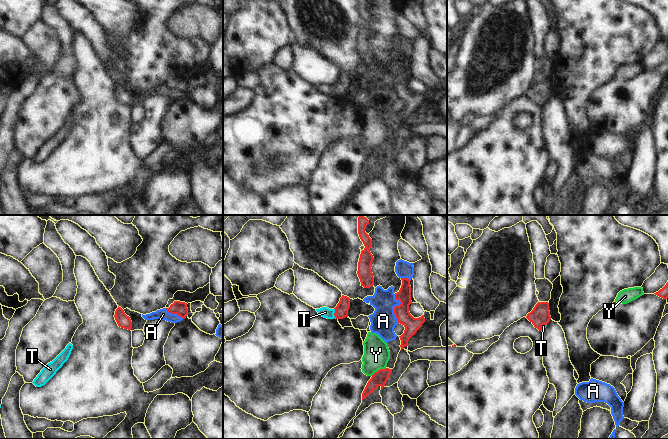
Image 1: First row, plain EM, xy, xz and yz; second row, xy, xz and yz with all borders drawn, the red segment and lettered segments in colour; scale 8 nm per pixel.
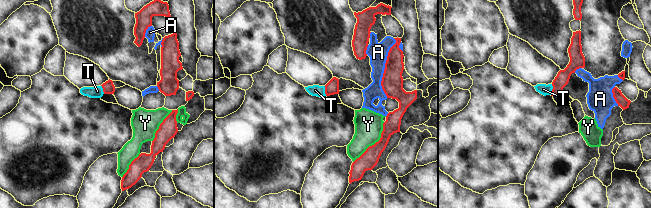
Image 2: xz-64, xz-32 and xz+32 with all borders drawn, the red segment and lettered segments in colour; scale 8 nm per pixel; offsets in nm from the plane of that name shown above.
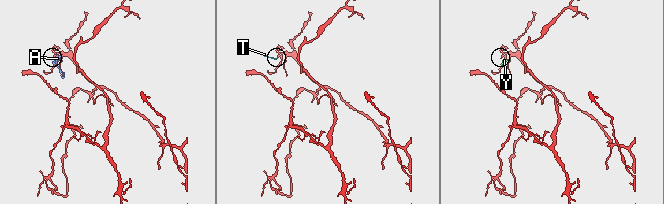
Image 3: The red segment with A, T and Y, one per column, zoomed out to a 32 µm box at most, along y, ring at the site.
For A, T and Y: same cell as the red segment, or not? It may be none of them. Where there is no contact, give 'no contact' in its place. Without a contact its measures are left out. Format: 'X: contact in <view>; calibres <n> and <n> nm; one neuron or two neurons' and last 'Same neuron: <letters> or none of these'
A: contact in xz; calibres 120 and 200 nm; two neurons
T: contact in xz; calibres 110 and 90 nm; one neuron
Y: contact in xz; calibres 120 and 200 nm; two neurons
Same neuron: T

